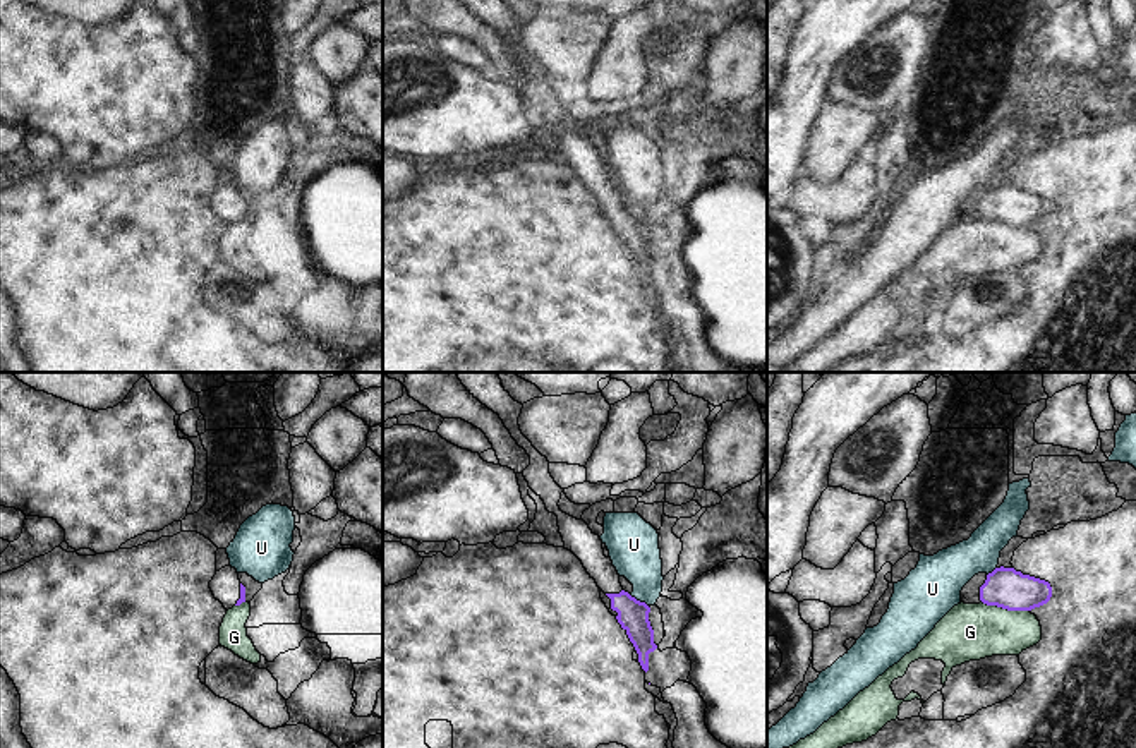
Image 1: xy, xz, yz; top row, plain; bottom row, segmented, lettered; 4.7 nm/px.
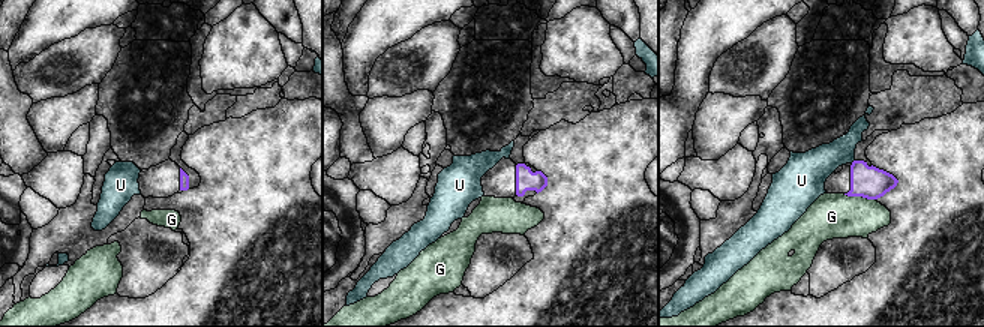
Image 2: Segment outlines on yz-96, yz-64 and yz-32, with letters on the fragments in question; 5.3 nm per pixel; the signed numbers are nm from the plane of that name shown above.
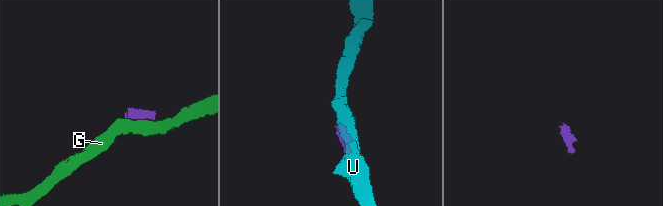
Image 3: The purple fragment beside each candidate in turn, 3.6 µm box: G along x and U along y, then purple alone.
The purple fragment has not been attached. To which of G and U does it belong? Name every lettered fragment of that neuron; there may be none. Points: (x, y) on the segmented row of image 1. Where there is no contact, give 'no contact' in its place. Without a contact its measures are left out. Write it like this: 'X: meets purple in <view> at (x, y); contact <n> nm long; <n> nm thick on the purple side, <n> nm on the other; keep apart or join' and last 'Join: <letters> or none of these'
G: meets purple in yz at (1006, 608); contact 220 nm long; 190 nm thick on the purple side, 280 nm on the other; keep apart
U: meets purple in xz at (639, 601); contact 110 nm long; 140 nm thick on the purple side, 240 nm on the other; keep apart
Join: none of these

